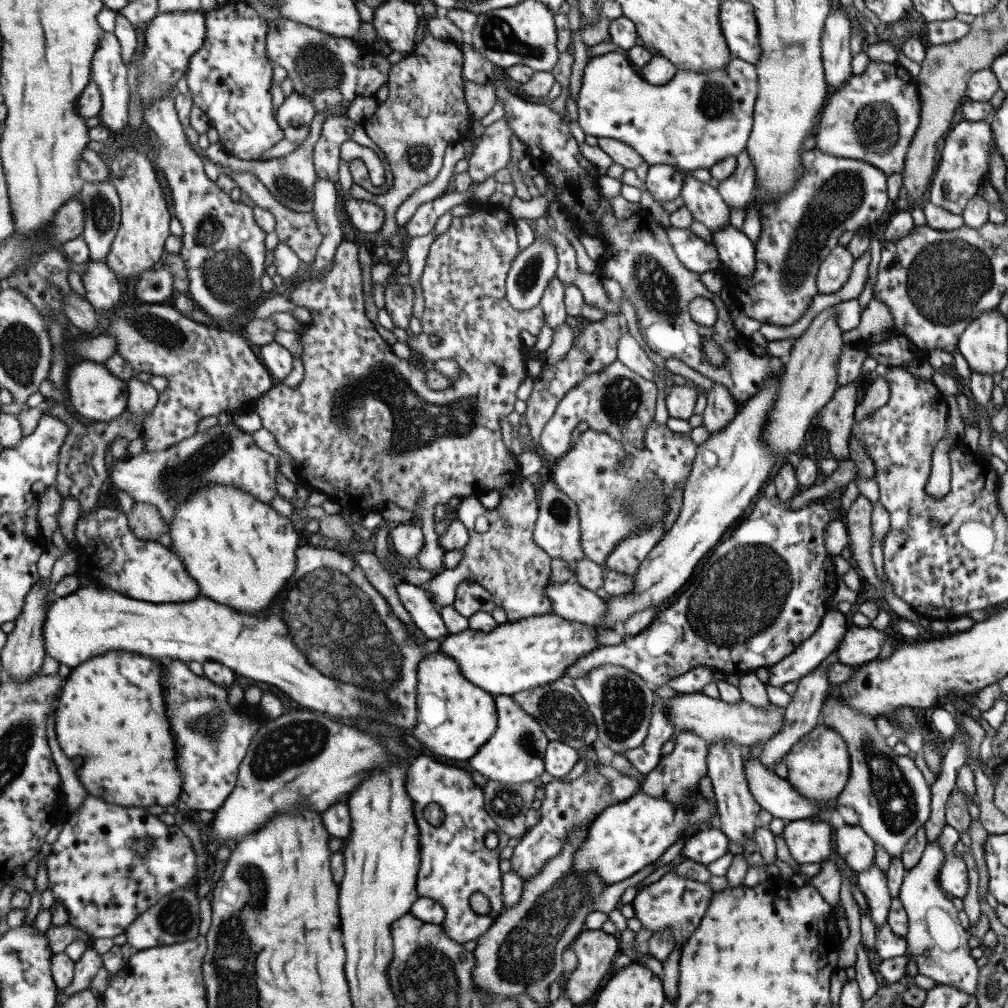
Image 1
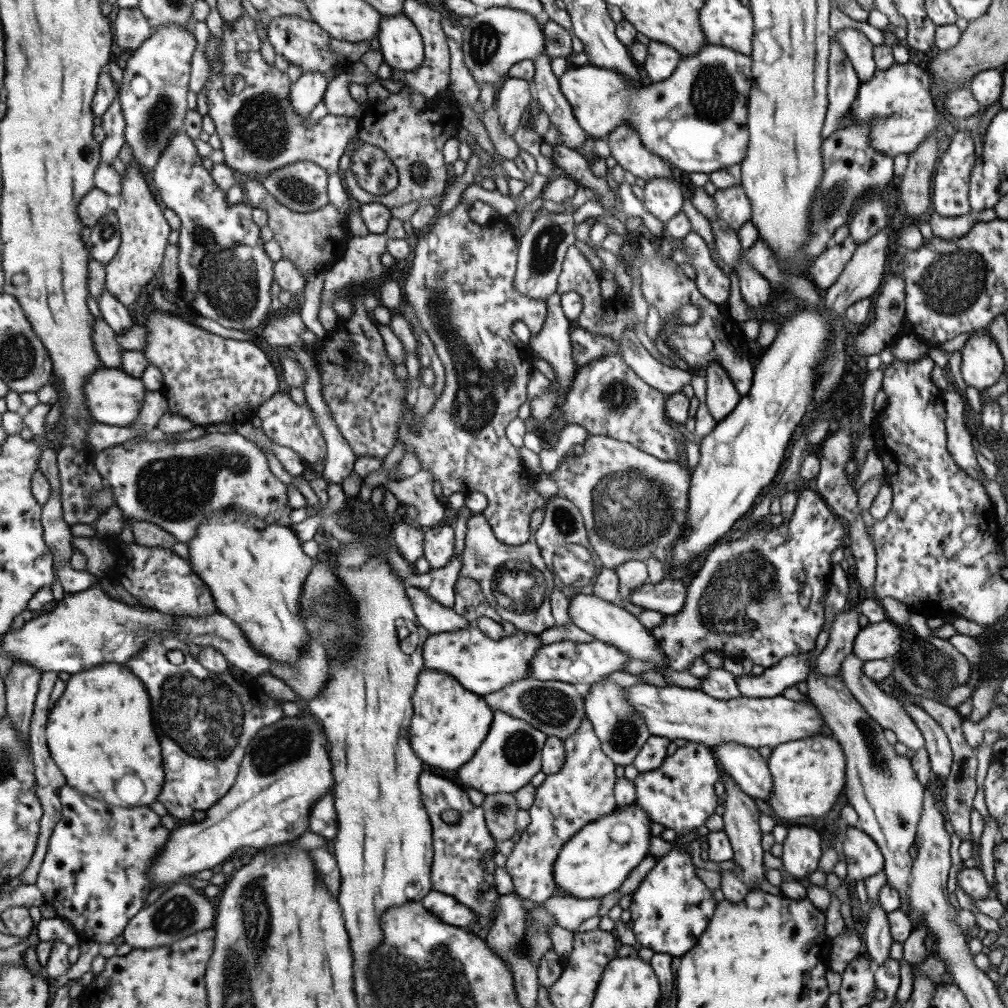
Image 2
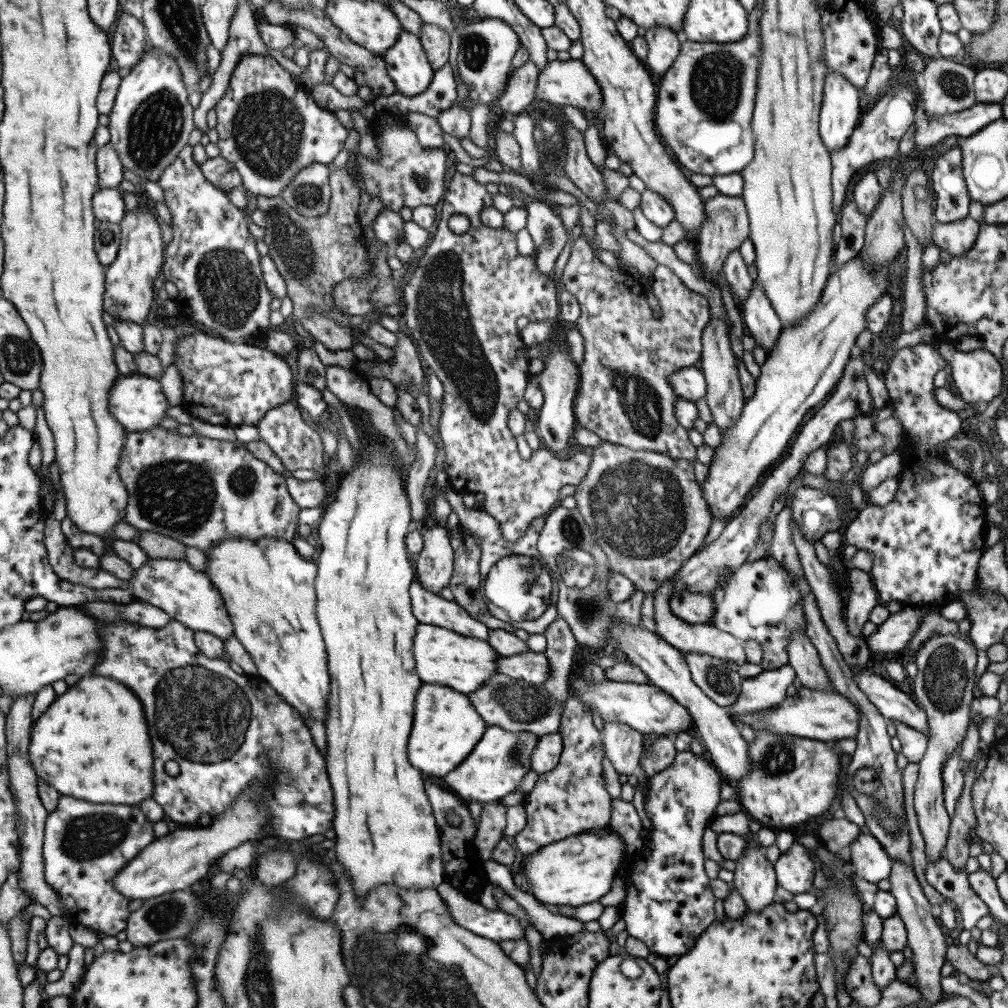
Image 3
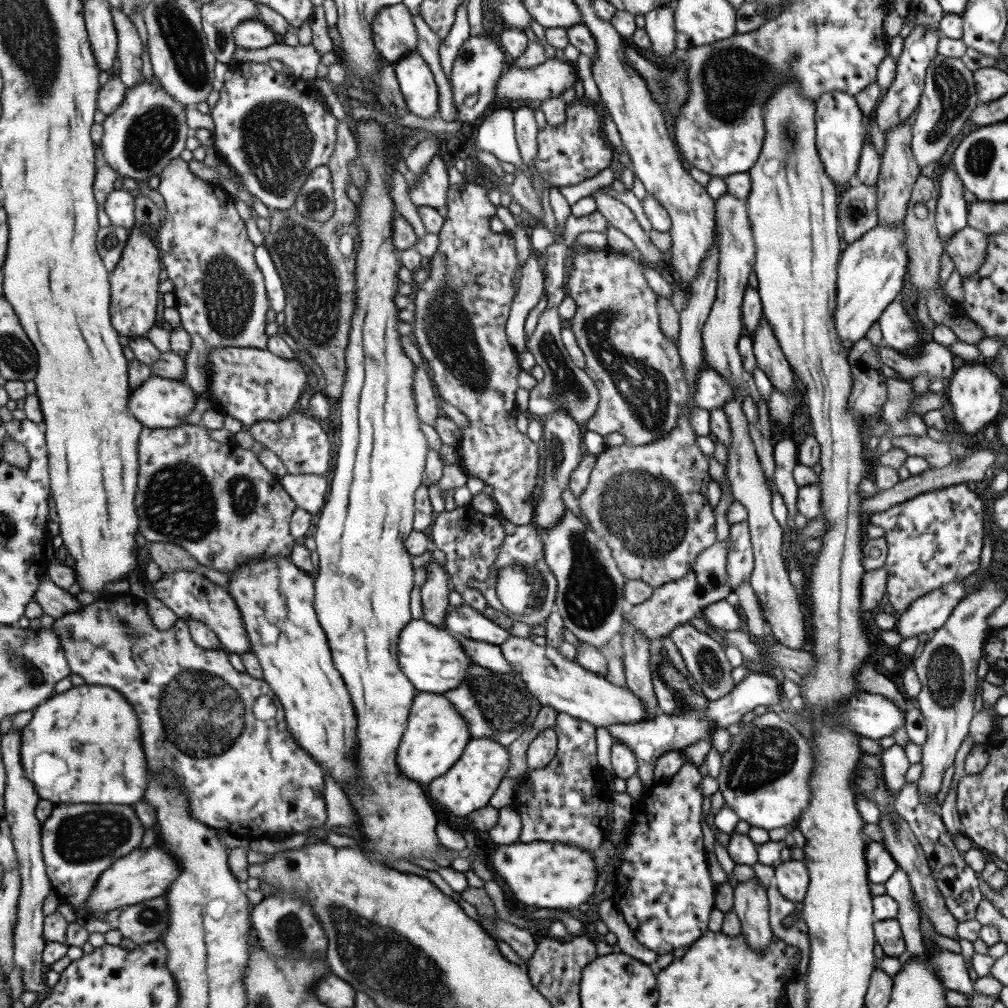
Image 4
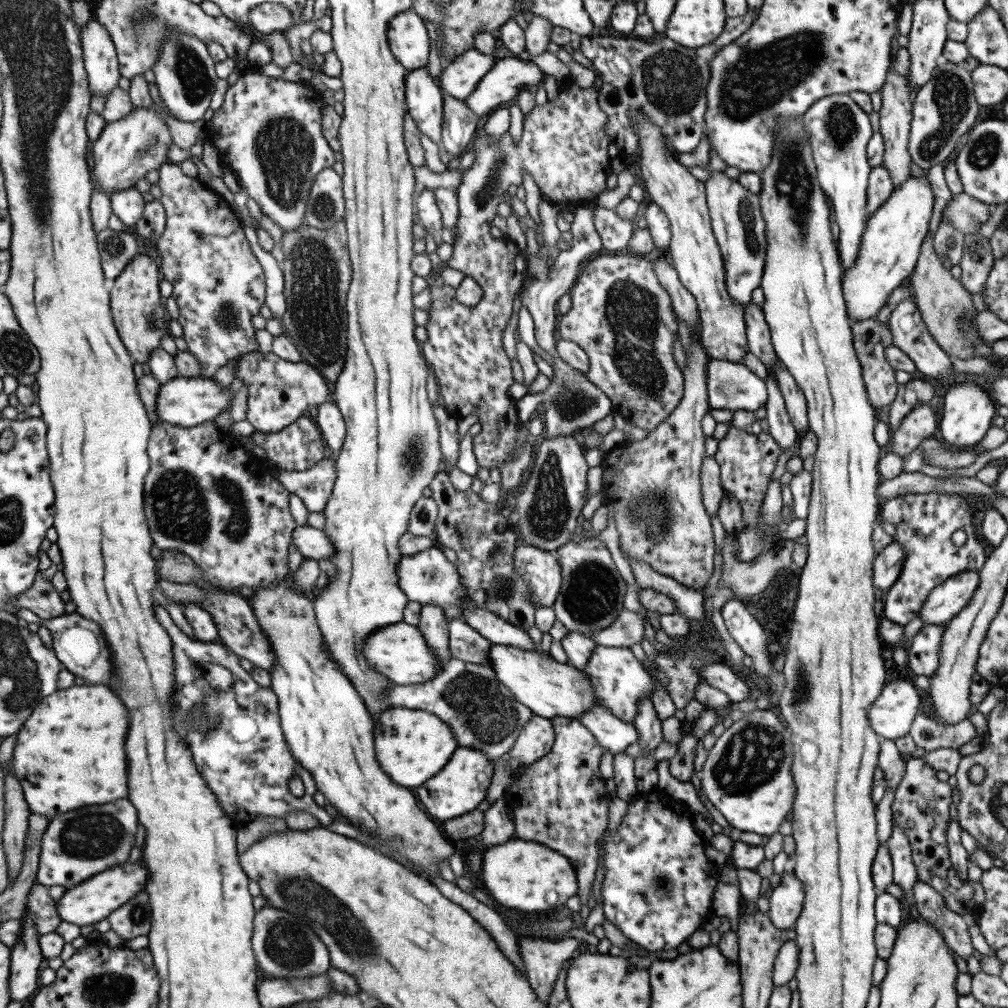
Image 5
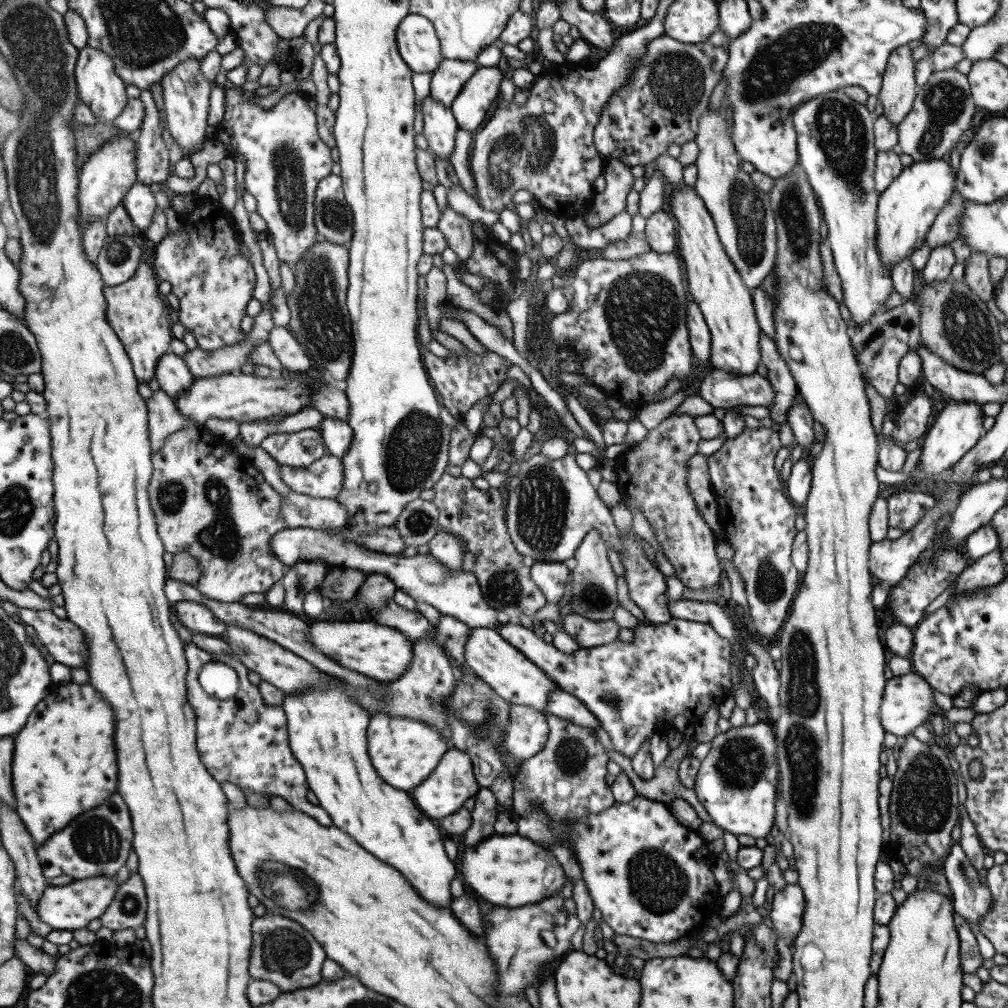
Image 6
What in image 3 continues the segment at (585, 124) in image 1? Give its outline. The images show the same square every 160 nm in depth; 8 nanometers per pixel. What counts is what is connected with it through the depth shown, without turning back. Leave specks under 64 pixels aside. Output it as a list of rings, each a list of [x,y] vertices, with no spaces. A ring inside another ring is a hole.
[[[746,33],[737,42],[681,40],[673,64],[662,74],[655,99],[654,127],[673,159],[686,173],[740,172],[752,159],[750,120],[756,89],[760,38]],[[555,59],[549,61],[545,68],[538,73],[536,77],[535,100],[545,100],[551,105],[573,106],[577,108],[583,115],[591,114],[592,118],[602,105],[602,96],[597,81],[591,76],[588,68],[577,59],[569,59],[559,61]]]

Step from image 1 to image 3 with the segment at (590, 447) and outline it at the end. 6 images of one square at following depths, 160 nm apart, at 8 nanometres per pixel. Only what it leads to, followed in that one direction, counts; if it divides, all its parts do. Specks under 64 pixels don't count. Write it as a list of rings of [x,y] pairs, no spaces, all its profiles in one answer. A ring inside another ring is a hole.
[[[601,441],[593,447],[587,474],[585,474],[585,476],[581,478],[581,482],[575,486],[575,492],[573,492],[572,496],[575,499],[576,509],[587,523],[587,528],[592,534],[592,540],[606,554],[608,567],[611,571],[615,571],[616,573],[622,574],[625,578],[628,578],[635,587],[643,592],[654,592],[662,580],[667,580],[669,576],[679,570],[681,565],[696,552],[696,548],[701,546],[709,530],[709,525],[713,518],[707,508],[707,503],[703,500],[703,493],[701,493],[700,486],[697,486],[695,483],[693,461],[694,460],[683,460],[682,458],[672,460],[672,458],[664,454],[657,454],[650,450],[631,450],[626,446]]]

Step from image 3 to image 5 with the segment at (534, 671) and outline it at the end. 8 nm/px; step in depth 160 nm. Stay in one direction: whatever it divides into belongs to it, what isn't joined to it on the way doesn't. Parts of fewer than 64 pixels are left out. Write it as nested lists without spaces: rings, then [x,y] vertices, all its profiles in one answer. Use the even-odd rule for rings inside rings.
[[[457,618],[449,620],[448,626],[450,658],[487,665],[490,642]]]

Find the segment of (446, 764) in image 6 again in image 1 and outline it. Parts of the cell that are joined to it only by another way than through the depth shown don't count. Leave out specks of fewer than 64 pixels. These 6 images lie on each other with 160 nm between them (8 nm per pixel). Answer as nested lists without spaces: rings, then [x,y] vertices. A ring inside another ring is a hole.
[[[497,695],[494,705],[497,713],[495,732],[469,759],[469,764],[473,772],[478,772],[487,780],[504,783],[532,781],[544,771],[544,752],[549,740],[535,718],[527,714],[512,696]]]

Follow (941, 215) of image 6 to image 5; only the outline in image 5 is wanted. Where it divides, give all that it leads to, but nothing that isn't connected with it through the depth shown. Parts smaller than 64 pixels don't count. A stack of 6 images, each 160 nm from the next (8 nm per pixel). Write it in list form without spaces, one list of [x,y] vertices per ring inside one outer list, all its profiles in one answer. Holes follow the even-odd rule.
[[[968,194],[951,195],[942,209],[943,216],[961,233],[977,233],[989,218],[989,205],[971,198]]]

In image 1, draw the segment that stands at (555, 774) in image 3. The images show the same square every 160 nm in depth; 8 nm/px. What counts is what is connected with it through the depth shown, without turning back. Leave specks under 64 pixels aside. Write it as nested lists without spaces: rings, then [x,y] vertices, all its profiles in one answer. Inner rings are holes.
[[[593,744],[584,746],[577,750],[578,760],[581,754],[587,758],[585,772],[574,780],[567,783],[553,779],[544,784],[544,798],[536,803],[539,809],[539,823],[531,826],[519,838],[518,844],[512,849],[511,857],[508,859],[511,864],[511,870],[519,877],[522,884],[529,882],[532,876],[541,872],[541,868],[547,860],[555,858],[563,846],[565,838],[575,830],[575,828],[585,828],[589,820],[594,820],[595,815],[615,802],[615,799],[609,795],[609,788],[606,787],[607,778],[596,772],[594,766],[599,763],[595,753],[593,753]]]

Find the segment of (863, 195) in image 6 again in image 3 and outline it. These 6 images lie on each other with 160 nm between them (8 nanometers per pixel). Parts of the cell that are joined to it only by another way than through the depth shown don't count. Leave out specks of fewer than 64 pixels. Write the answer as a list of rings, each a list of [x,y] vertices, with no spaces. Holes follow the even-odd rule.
[[[827,73],[824,75],[822,101],[818,114],[818,133],[825,150],[841,150],[849,140],[851,131],[857,126],[862,114],[859,97],[860,90],[855,88],[841,73]]]

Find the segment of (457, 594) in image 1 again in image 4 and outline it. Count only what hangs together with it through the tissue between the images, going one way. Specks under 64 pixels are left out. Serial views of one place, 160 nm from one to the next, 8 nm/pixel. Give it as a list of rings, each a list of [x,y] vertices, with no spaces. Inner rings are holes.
[[[467,503],[461,507],[456,506],[454,510],[443,510],[437,513],[431,526],[429,526],[428,535],[436,546],[435,550],[444,554],[445,570],[453,584],[452,590],[462,598],[461,604],[474,608],[479,614],[494,624],[498,624],[507,633],[516,637],[529,638],[531,626],[515,622],[501,611],[498,612],[489,607],[479,590],[467,586],[469,580],[483,582],[489,572],[489,566],[497,556],[499,545],[504,539],[504,532],[498,519],[493,515],[474,511],[470,503]]]

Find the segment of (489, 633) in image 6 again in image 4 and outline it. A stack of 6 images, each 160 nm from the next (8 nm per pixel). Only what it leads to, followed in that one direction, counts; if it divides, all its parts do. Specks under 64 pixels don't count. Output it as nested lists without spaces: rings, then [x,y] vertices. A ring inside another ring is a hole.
[[[511,635],[500,645],[502,657],[510,664],[512,674],[519,677],[540,705],[553,707],[557,713],[565,713],[594,727],[610,724],[629,724],[646,719],[644,704],[626,685],[622,687],[609,682],[605,677],[579,666],[579,663],[565,659],[557,649],[539,646],[531,638]]]

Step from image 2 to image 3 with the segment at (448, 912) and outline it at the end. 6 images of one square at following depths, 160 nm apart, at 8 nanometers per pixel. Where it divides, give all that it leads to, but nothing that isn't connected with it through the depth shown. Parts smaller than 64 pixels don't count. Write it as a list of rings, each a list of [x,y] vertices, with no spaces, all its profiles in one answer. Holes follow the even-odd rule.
[[[446,883],[437,886],[435,890],[442,896],[442,902],[447,904],[450,917],[459,926],[496,943],[524,936],[524,929],[514,916],[497,909],[487,910],[478,903],[471,902]]]

